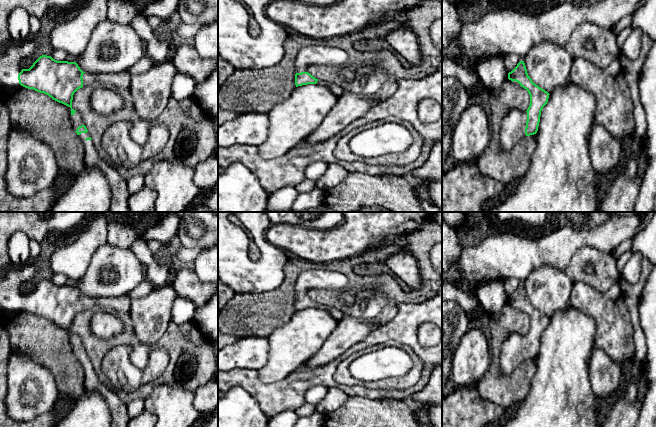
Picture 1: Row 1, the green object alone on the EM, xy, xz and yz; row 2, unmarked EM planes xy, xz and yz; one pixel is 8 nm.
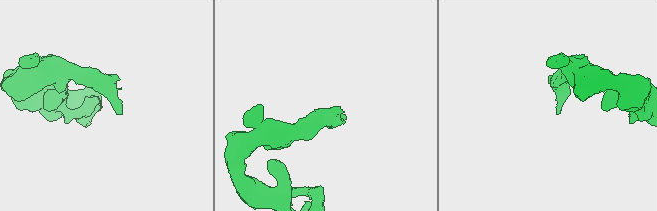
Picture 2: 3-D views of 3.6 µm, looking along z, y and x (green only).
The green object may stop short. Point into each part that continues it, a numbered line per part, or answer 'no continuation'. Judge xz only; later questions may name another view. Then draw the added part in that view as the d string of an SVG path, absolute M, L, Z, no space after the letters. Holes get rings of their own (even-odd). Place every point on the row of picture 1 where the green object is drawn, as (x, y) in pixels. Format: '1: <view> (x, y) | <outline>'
1: xz (332, 57) | M312 45L303 47L295 59L295 72L308 72L312 65L339 69L348 63L348 53L342 48Z

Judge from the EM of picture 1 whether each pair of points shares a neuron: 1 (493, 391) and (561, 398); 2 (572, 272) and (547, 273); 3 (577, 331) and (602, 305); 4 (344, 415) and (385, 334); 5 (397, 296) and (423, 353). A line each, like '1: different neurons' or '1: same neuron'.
1: different neurons
2: different neurons
3: different neurons
4: different neurons
5: different neurons

